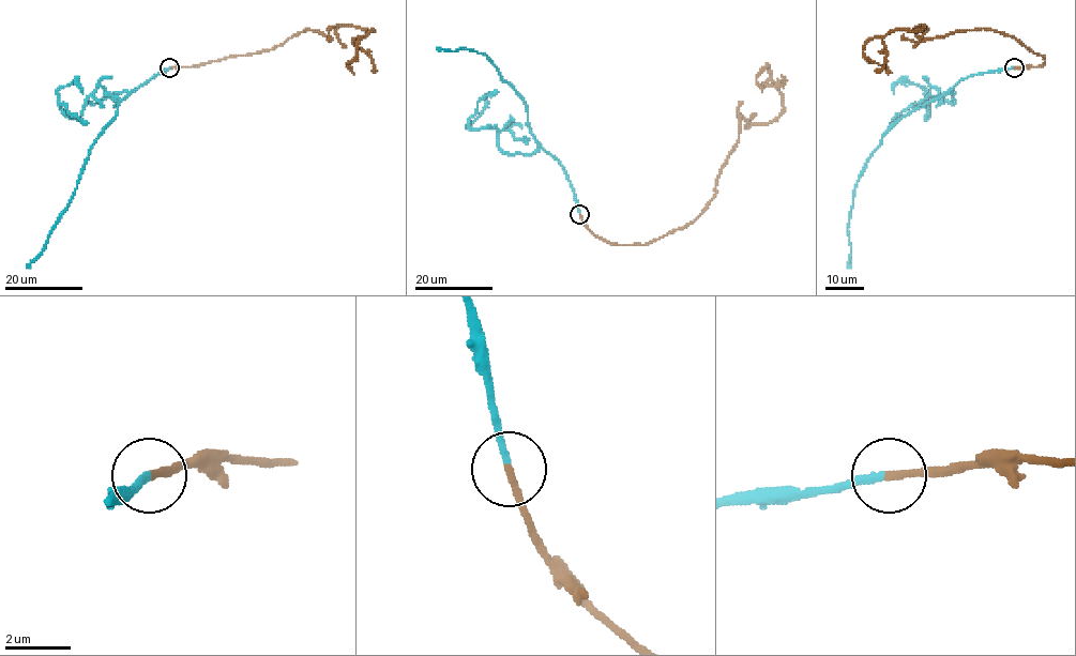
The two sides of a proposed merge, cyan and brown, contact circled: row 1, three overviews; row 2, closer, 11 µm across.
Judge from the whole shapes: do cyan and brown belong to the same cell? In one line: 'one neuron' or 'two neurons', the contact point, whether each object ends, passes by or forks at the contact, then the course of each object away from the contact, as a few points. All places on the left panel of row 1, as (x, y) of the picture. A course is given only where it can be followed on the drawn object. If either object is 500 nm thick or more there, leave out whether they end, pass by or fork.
one neuron | (169, 67) | cyan ends | brown ends | cyan via (169, 67), (139, 86), (117, 106), (117, 115), (96, 138), (73, 198), (45, 248), (27, 268) | brown via (169, 67), (274, 48), (306, 28), (329, 39), (335, 26), (373, 28), (346, 63), (352, 73)

